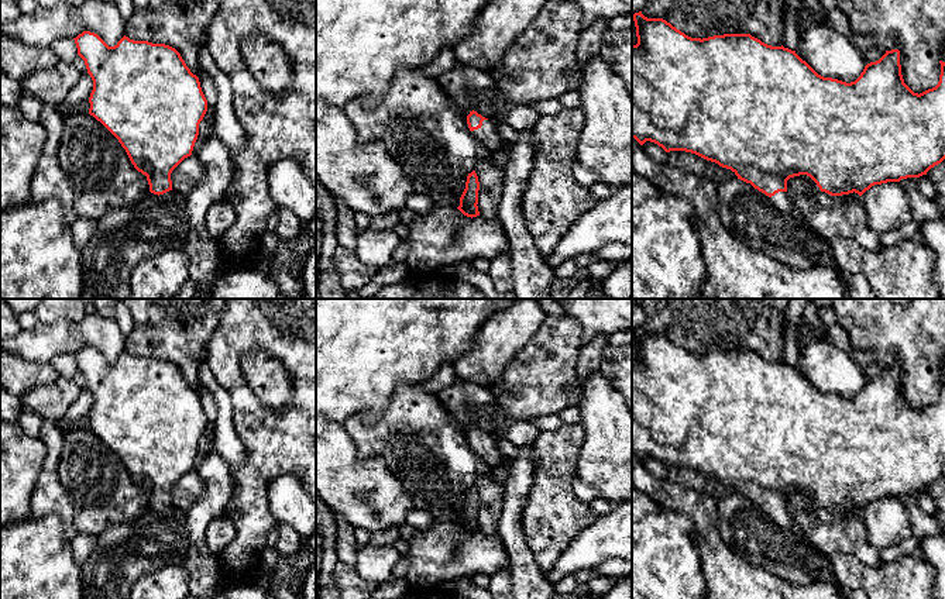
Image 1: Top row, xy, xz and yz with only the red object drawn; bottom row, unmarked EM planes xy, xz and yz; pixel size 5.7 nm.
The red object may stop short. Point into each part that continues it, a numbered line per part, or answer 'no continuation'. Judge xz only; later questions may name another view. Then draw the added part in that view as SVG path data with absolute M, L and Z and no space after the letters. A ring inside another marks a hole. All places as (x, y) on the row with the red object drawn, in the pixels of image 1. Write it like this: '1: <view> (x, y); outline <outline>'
1: xz (488, 136); outline M484 120L482 125L471 131L471 134L491 152L501 148L502 140L491 120Z

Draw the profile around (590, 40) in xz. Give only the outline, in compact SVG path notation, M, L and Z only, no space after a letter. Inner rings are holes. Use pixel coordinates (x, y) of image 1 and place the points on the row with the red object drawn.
M597 20L591 27L583 28L577 45L577 58L581 69L590 58L599 55L601 41L606 30L608 24L605 20Z

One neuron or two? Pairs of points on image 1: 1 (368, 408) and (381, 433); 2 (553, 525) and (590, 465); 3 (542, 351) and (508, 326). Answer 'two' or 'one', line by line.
1: two
2: two
3: two

